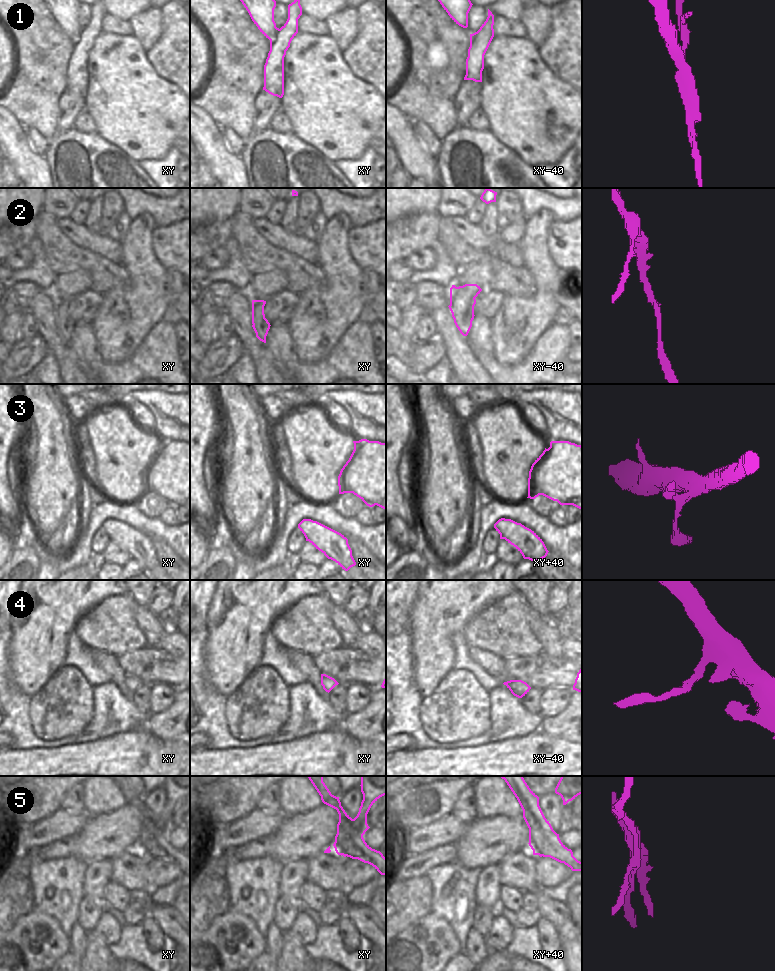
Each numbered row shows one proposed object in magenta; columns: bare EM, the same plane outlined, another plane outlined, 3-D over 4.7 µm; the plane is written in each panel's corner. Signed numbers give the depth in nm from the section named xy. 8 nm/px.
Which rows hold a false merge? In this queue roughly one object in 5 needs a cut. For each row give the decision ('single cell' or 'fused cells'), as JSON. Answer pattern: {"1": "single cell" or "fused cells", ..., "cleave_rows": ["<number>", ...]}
{"1": "fused cells", "2": "single cell", "3": "single cell", "4": "fused cells", "5": "fused cells", "cleave_rows": ["1", "4", "5"]}

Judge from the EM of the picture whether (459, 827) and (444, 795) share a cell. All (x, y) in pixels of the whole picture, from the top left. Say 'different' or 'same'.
different

